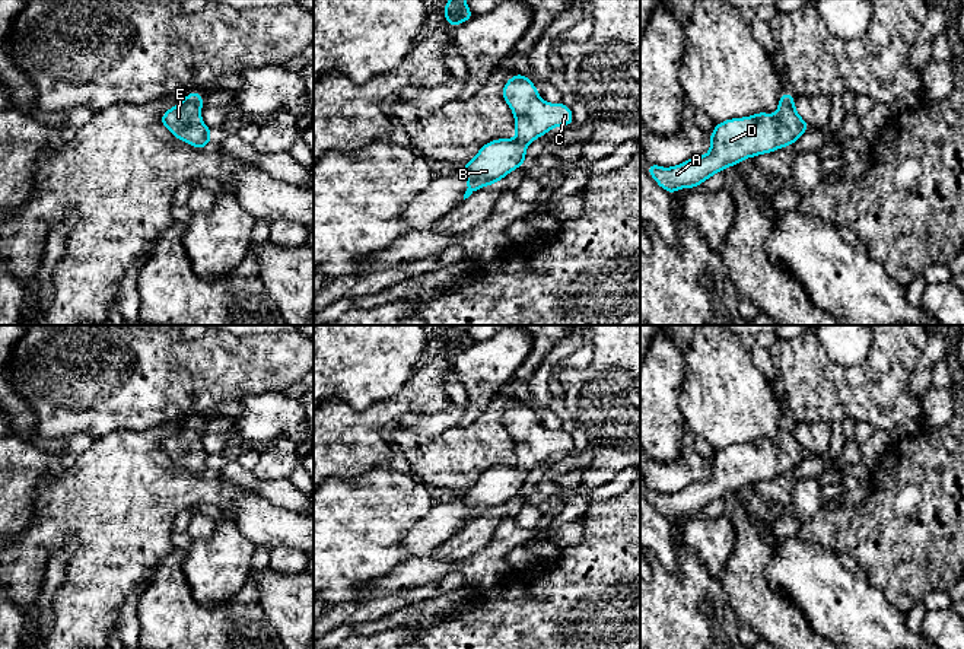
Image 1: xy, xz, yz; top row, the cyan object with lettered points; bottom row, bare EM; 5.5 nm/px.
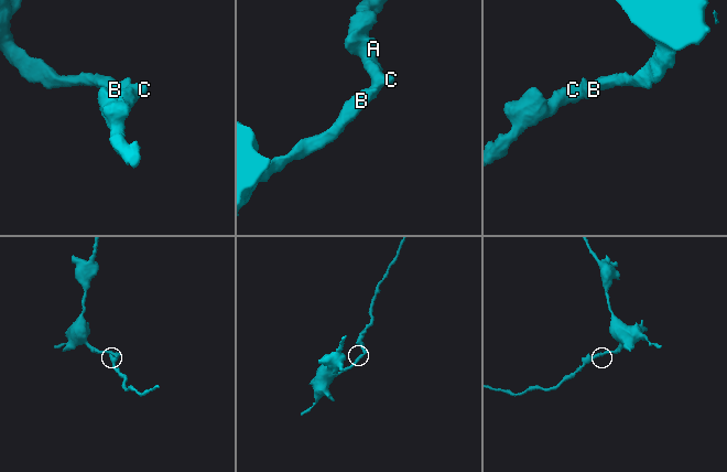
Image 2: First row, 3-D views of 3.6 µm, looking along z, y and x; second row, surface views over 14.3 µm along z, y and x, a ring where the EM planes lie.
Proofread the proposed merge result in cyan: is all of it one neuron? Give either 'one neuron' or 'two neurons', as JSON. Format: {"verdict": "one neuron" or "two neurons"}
{"verdict": "one neuron"}

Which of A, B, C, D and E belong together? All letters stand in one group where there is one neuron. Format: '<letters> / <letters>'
A B C D E

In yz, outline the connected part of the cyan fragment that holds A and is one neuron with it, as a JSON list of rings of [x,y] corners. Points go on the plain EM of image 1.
[[[783,419],[776,442],[757,439],[719,449],[710,459],[707,481],[694,483],[672,494],[648,490],[648,499],[669,521],[684,513],[693,516],[726,493],[792,473],[808,456],[809,452],[795,436],[795,424]]]

